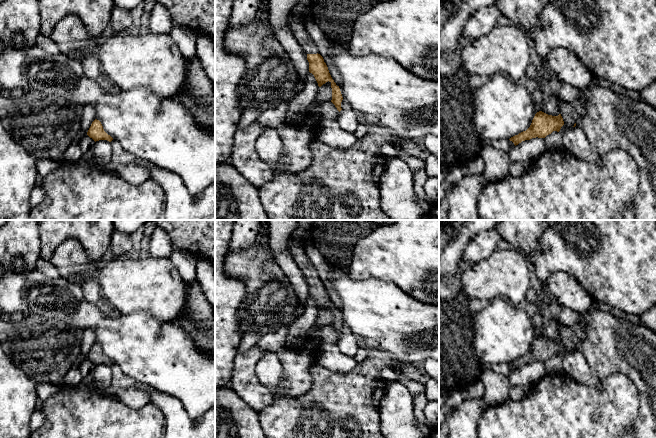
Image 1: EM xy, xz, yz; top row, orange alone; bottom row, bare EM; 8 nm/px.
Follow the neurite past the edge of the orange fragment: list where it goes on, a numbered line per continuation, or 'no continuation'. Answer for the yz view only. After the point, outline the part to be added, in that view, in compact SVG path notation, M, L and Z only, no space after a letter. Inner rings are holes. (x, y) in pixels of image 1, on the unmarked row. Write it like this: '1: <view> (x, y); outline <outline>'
no continuation

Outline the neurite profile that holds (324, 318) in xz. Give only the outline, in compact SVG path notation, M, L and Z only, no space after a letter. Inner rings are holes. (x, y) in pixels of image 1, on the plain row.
M328 305L318 312L315 325L327 326L331 324L332 324L332 312L331 312L331 306Z

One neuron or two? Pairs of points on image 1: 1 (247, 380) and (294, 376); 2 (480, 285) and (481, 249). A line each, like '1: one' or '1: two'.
1: one
2: two

